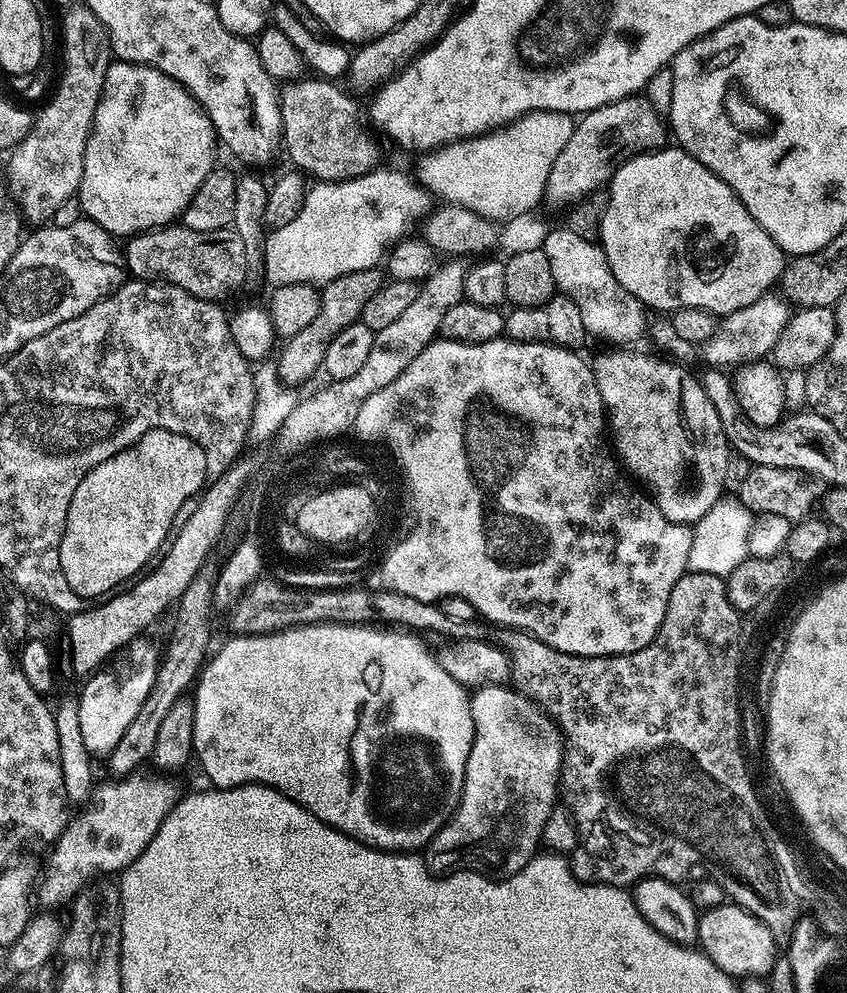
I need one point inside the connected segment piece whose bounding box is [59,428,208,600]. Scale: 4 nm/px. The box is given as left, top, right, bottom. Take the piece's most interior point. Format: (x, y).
(133, 498)

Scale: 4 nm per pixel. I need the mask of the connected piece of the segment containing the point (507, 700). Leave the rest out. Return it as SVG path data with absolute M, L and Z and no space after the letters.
M487 684L471 693L470 728L472 733L460 801L436 831L436 837L428 843L426 863L433 874L479 872L489 878L512 876L529 864L541 847L546 818L550 818L558 803L566 737L559 724L536 701L523 696L515 687L503 684Z

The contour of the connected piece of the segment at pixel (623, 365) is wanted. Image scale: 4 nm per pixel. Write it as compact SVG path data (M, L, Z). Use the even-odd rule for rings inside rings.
M630 350L625 352L628 353L602 356L594 362L598 390L602 390L602 402L610 425L610 436L614 441L615 455L641 485L649 484L652 487L652 499L658 510L670 518L670 522L694 526L702 514L706 514L706 510L710 510L725 495L724 483L728 480L728 467L734 459L733 448L723 433L714 403L706 396L699 379L687 372L687 367L659 355L647 356L644 352Z

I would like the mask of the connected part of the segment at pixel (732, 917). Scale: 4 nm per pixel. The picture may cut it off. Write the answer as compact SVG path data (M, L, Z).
M726 902L722 906L703 909L699 913L696 940L699 951L718 966L727 976L767 977L778 959L778 943L772 937L771 930L754 913L746 911L737 903Z

